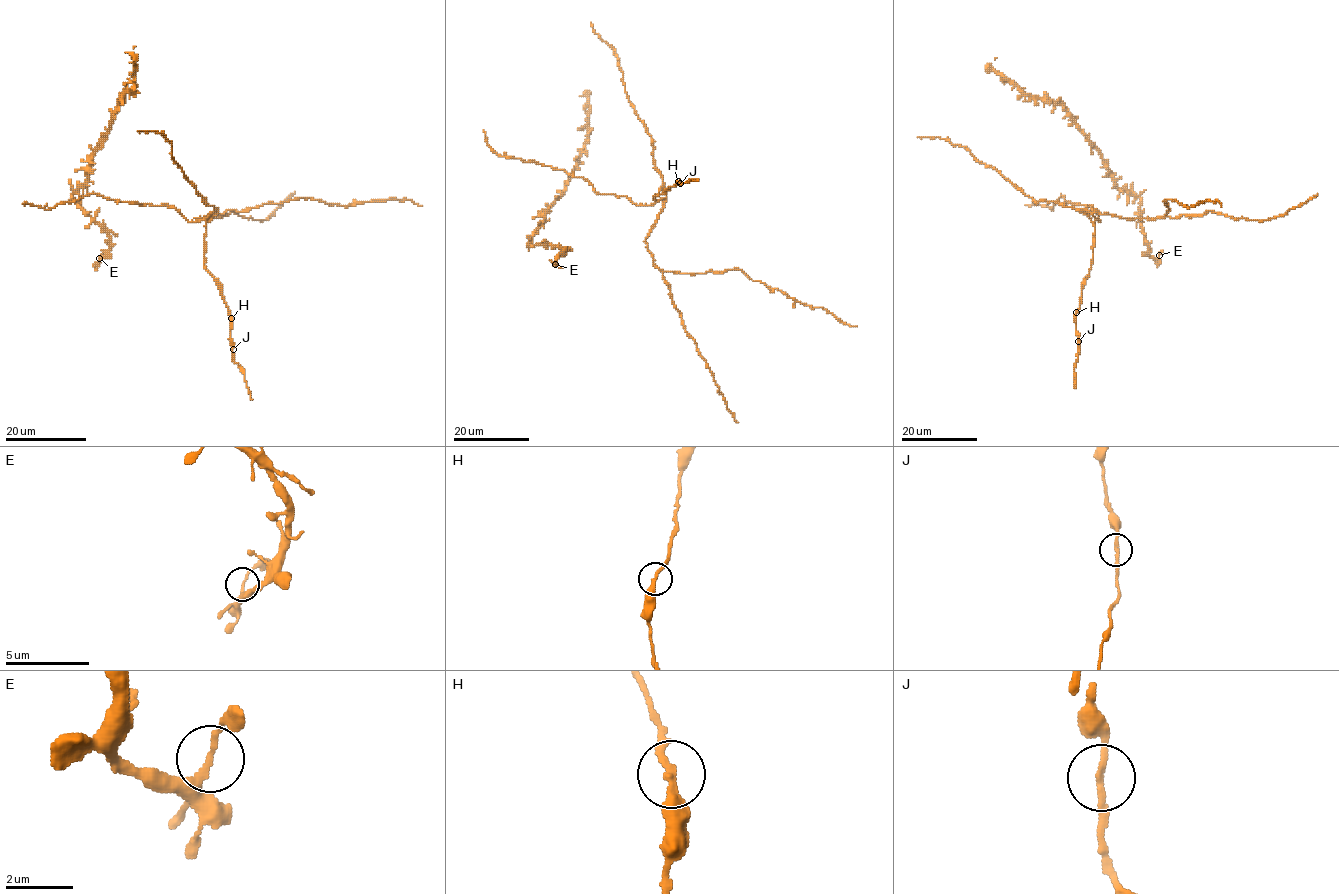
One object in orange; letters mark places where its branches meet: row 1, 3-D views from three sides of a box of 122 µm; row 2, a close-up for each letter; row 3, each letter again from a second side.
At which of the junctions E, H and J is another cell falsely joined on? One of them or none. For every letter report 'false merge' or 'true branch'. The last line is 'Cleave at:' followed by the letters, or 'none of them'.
E: true branch
H: true branch
J: true branch
Cleave at: none of them

